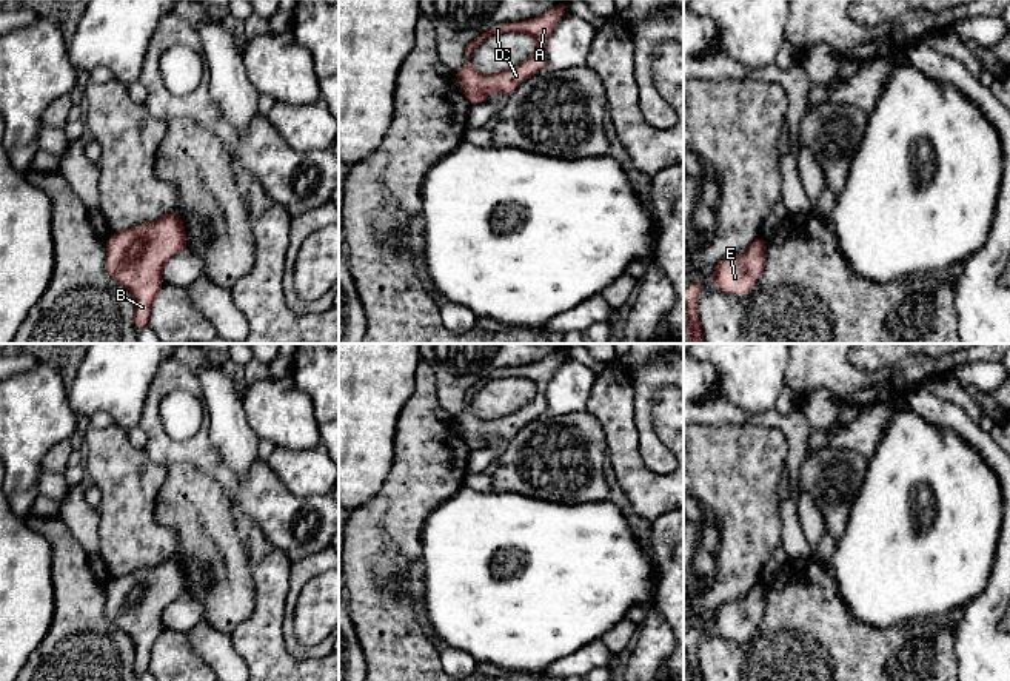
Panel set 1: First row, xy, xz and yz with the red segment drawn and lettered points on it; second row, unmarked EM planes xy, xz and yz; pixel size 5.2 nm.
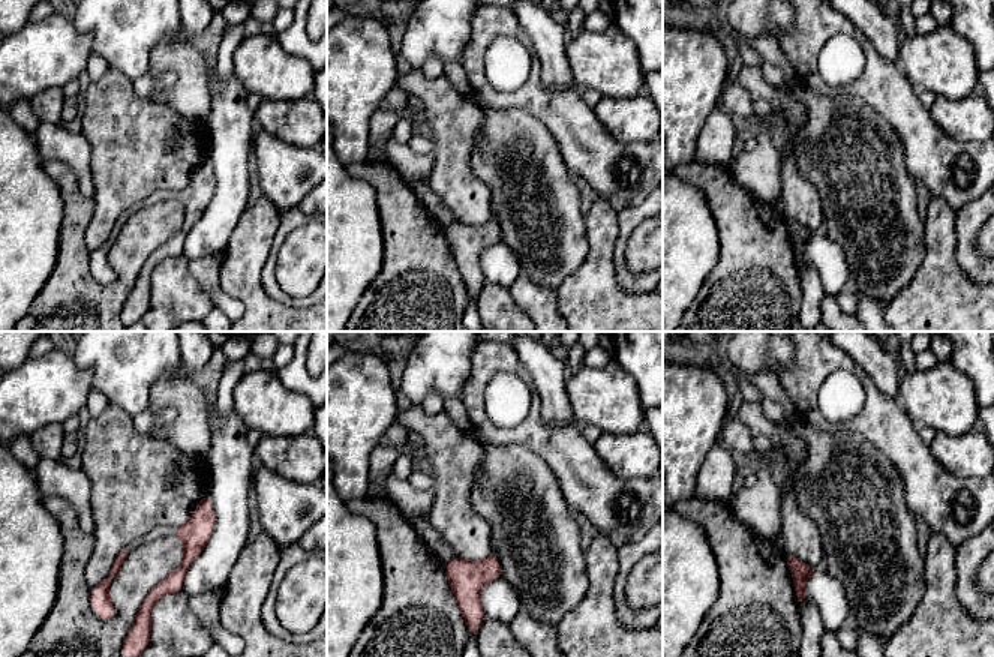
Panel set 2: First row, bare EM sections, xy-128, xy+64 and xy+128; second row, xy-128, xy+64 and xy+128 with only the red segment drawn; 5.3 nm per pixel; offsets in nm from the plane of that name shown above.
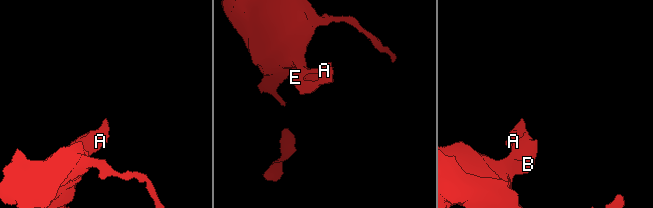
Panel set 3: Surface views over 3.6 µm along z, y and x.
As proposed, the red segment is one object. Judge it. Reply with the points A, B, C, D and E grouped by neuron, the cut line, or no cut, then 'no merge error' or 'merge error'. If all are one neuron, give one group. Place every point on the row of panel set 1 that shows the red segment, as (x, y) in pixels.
A B C D E; no cut; no merge error

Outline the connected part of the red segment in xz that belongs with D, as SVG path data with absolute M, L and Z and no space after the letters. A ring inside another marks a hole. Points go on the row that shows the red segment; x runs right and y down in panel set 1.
M559 5L537 17L523 22L507 22L494 25L487 32L470 42L470 45L465 48L463 66L453 72L453 79L462 83L462 92L468 103L471 106L483 103L490 92L500 92L503 97L507 97L516 91L522 82L536 72L547 69L547 43L564 14L565 5ZM502 32L530 34L536 40L536 51L519 65L505 71L493 74L477 72L471 63L474 49L490 35Z

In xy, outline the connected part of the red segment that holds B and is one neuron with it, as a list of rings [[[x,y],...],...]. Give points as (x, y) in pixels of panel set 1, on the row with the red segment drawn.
[[[176,208],[159,220],[108,234],[105,270],[132,294],[137,331],[149,324],[165,263],[186,250],[186,231]]]

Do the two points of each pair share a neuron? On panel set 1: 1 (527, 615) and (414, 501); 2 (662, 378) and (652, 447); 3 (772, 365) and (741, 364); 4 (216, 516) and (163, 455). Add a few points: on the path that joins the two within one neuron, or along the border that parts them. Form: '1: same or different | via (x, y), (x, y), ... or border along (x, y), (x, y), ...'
1: different | border along (456, 492), (444, 498), (427, 516), (421, 550)
2: same | via (645, 393), (644, 426), (647, 430)
3: same | via (764, 365), (749, 364)
4: different | border along (168, 466), (193, 464), (207, 473)

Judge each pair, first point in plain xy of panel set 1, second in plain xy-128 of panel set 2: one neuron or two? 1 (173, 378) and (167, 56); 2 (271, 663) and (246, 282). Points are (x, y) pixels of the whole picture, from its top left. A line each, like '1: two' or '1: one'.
1: one
2: one

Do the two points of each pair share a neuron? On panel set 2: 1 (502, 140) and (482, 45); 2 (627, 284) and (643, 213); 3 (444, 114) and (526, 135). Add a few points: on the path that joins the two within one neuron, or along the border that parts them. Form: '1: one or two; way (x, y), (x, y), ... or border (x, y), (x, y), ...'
1: two; border (473, 90), (488, 107), (525, 108), (531, 114)
2: one; way (619, 266), (619, 249), (625, 228)
3: two; border (468, 96), (483, 111), (483, 126), (470, 158)

